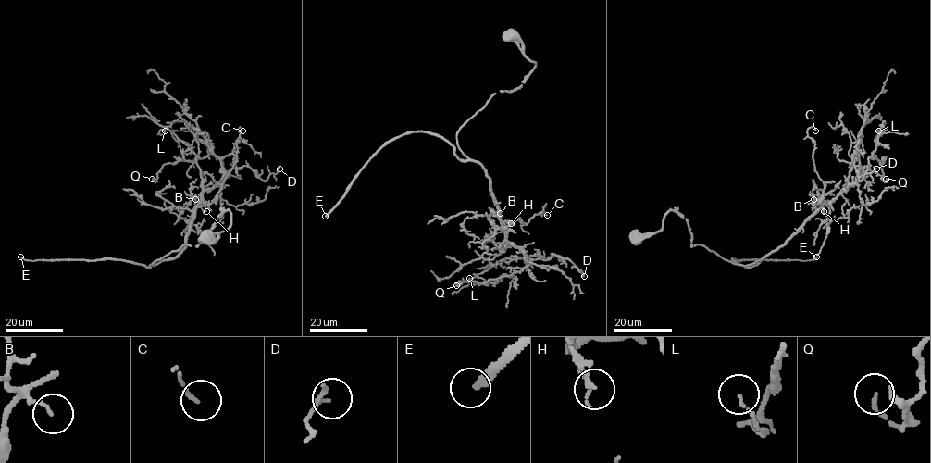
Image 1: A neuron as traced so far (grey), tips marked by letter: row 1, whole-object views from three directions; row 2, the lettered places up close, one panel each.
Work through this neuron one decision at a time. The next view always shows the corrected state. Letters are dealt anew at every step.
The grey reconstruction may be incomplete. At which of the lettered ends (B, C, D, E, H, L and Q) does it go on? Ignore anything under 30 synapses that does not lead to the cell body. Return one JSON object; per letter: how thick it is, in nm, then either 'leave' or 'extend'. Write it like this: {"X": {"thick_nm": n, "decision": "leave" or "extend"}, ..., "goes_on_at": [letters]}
{"B": {"thick_nm": 130, "decision": "leave"}, "C": {"thick_nm": 120, "decision": "leave"}, "D": {"thick_nm": 100, "decision": "leave"}, "E": {"thick_nm": 240, "decision": "extend"}, "H": {"thick_nm": 110, "decision": "leave"}, "L": {"thick_nm": 110, "decision": "leave"}, "Q": {"thick_nm": 130, "decision": "leave"}, "goes_on_at": ["E"]}

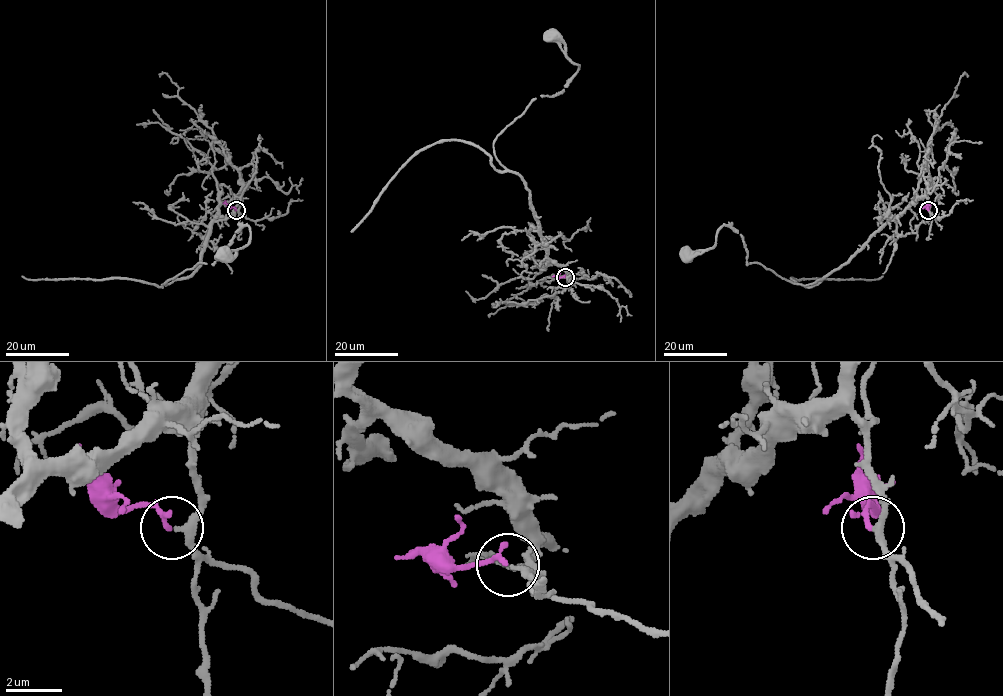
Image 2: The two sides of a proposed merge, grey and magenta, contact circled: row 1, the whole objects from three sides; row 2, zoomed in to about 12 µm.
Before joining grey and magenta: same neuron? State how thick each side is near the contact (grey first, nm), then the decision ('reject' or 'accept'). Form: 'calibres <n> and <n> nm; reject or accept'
calibres 240 and 180 nm; accept

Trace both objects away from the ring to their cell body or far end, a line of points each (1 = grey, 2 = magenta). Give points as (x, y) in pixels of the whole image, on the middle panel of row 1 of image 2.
1: (565, 277), (547, 257), (529, 190), (493, 143), (576, 72), (553, 32)
2: (564, 277), (552, 276)

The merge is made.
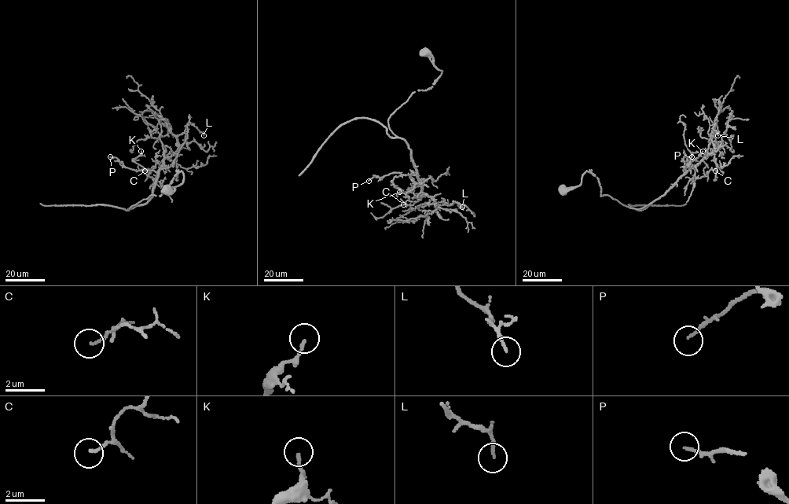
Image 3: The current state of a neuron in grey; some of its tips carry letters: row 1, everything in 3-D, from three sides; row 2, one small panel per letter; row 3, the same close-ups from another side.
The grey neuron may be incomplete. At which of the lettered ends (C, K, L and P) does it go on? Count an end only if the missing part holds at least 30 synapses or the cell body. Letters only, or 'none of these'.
none of these

